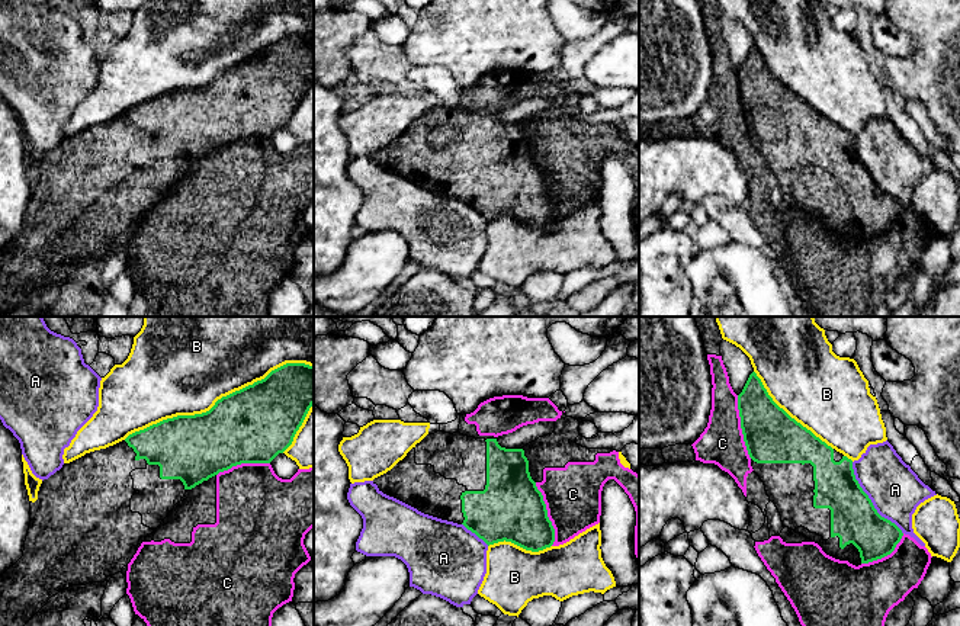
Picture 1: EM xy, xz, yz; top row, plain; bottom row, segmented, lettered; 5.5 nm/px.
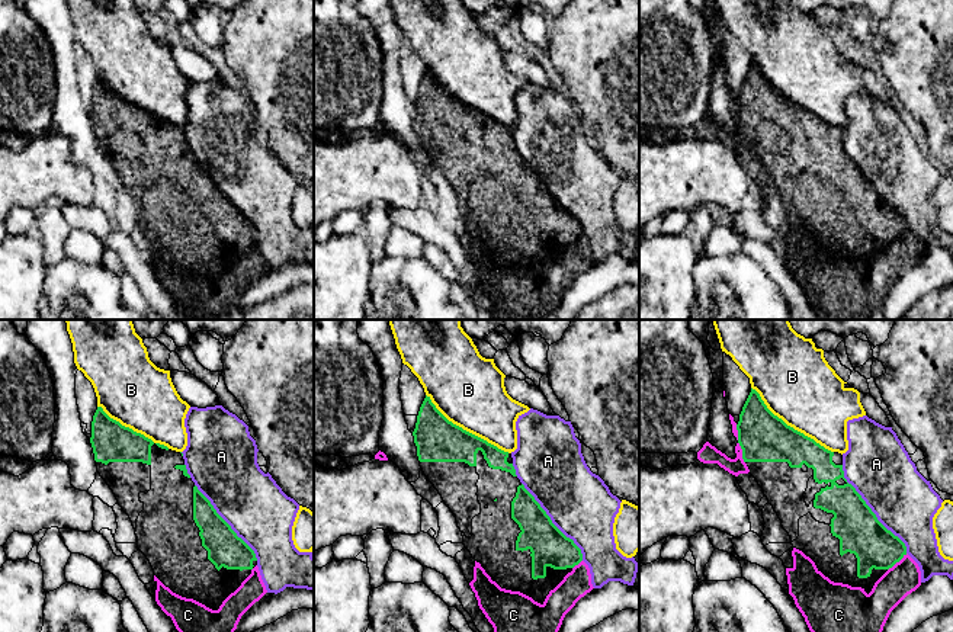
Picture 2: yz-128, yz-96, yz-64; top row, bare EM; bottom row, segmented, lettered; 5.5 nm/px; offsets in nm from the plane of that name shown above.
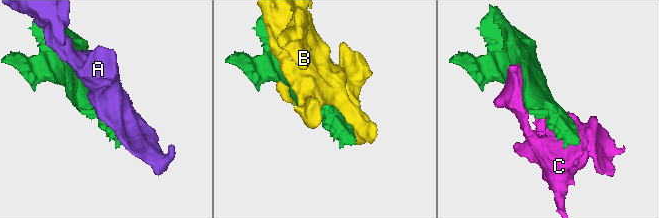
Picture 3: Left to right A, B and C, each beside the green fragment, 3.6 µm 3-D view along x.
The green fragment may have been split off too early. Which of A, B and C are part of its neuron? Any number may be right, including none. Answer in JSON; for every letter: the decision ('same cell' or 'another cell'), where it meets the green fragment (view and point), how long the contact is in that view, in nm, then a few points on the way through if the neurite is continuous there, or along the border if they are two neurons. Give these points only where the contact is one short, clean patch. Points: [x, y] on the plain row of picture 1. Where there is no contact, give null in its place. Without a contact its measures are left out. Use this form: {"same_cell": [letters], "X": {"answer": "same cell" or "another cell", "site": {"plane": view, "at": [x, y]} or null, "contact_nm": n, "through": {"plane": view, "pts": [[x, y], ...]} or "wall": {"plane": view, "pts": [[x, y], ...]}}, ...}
{"same_cell": [], "A": {"answer": "another cell", "site": {"plane": "yz", "at": [870, 175]}, "contact_nm": 480}, "B": {"answer": "another cell", "site": {"plane": "xy", "at": [218, 74]}, "contact_nm": 1100}, "C": {"answer": "another cell", "site": {"plane": "xz", "at": [546, 189]}, "contact_nm": 360}}

